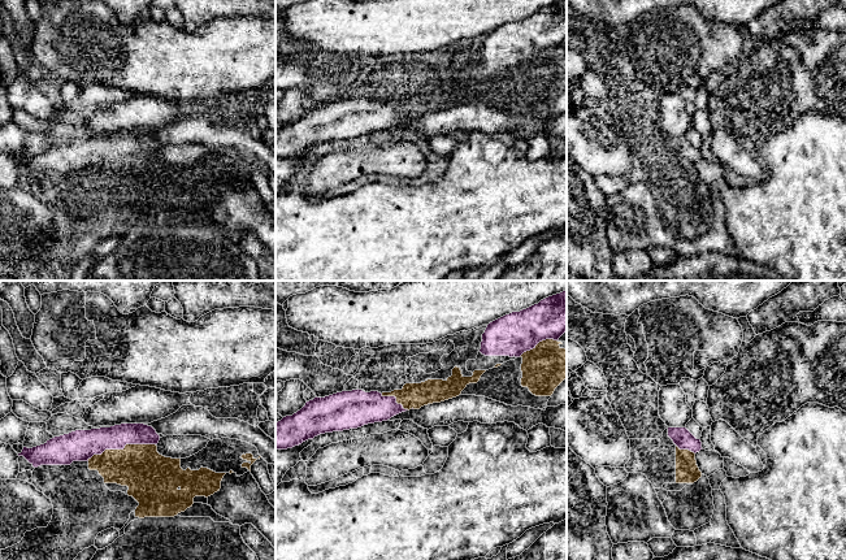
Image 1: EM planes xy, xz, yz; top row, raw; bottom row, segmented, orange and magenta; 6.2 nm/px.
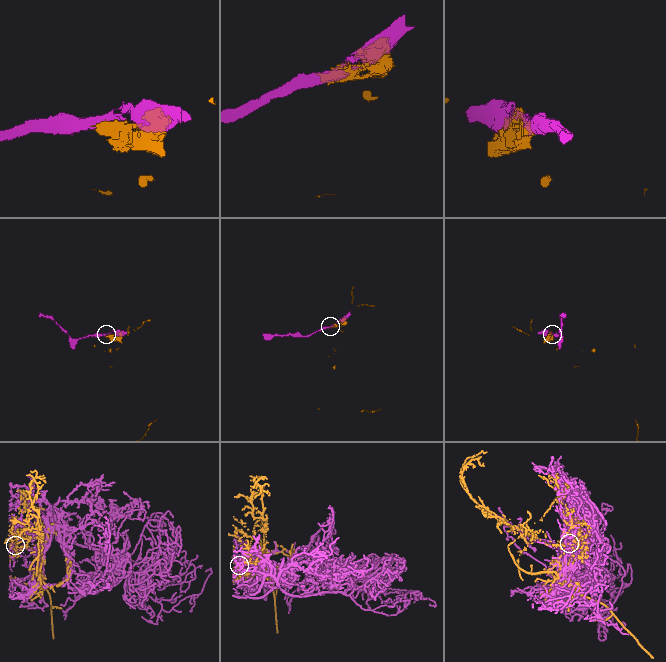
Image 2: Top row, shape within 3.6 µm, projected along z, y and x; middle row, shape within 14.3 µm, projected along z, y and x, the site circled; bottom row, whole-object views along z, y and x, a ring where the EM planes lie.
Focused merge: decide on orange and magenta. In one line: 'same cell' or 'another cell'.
another cell

